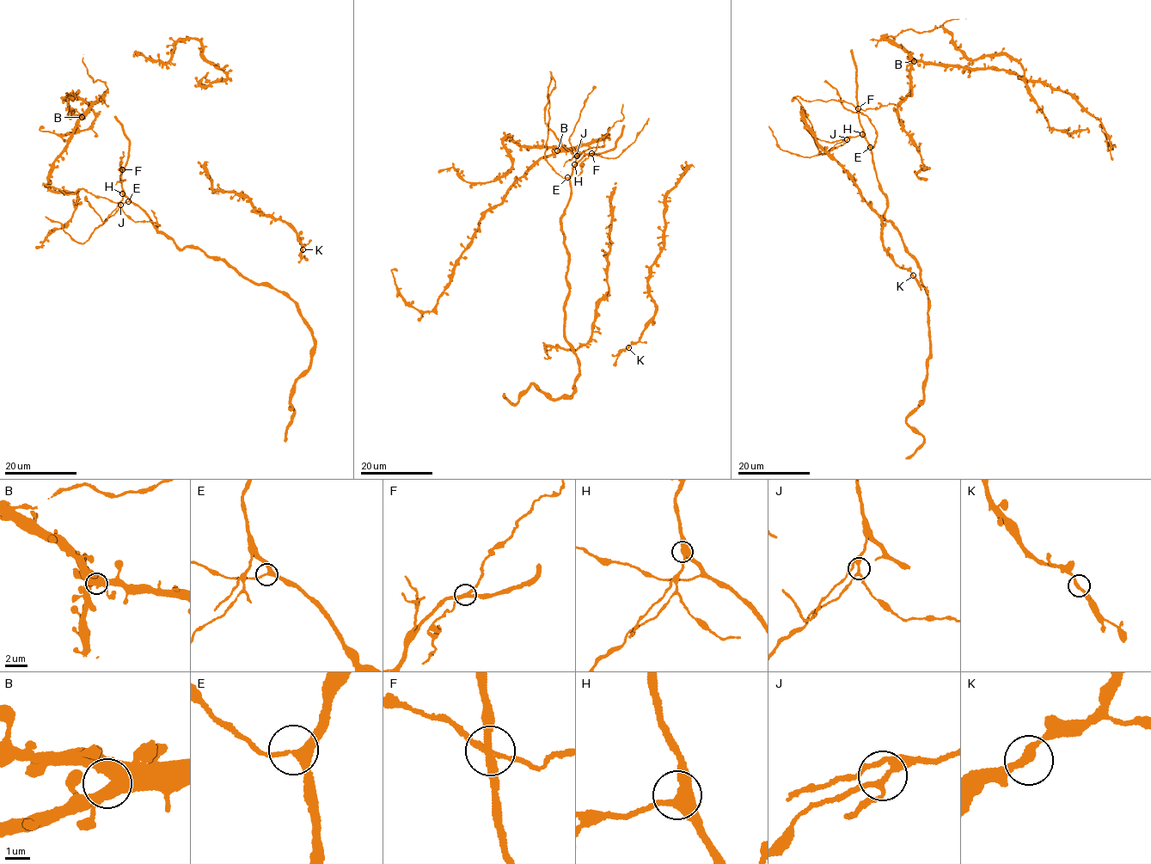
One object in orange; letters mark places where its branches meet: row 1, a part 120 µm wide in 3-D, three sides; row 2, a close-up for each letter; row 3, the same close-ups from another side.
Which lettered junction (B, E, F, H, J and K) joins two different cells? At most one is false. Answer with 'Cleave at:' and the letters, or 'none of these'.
Cleave at: F

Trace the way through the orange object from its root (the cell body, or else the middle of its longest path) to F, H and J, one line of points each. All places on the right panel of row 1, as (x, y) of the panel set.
F: (871, 147), (864, 135), (858, 108)
H: (871, 147), (862, 134)
J: (871, 147), (860, 135), (847, 139)

